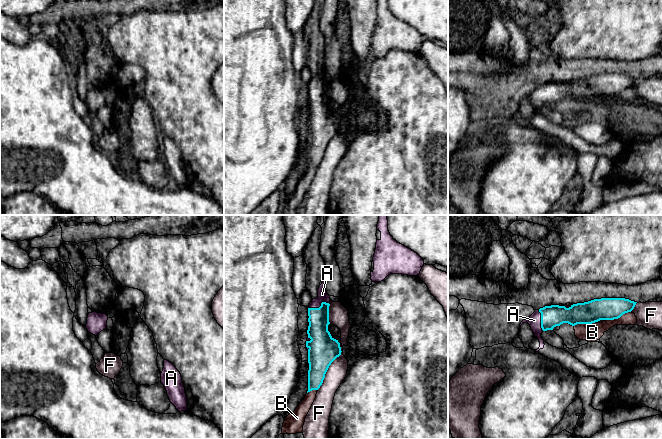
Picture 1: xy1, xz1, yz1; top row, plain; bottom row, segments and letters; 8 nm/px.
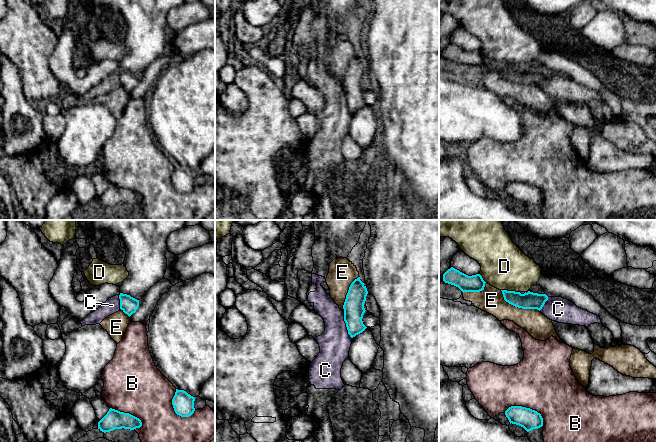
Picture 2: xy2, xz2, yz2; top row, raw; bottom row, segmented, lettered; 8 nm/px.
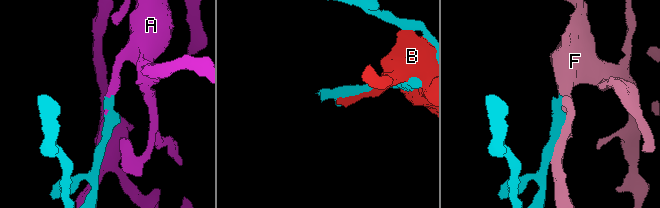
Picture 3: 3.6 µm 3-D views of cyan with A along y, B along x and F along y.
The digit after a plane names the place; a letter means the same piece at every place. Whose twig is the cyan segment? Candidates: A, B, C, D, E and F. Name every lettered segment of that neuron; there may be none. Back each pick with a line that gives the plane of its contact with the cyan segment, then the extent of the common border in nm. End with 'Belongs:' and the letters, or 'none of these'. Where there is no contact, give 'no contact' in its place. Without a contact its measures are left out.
A: xz1 | 180 nm
Belongs: A

